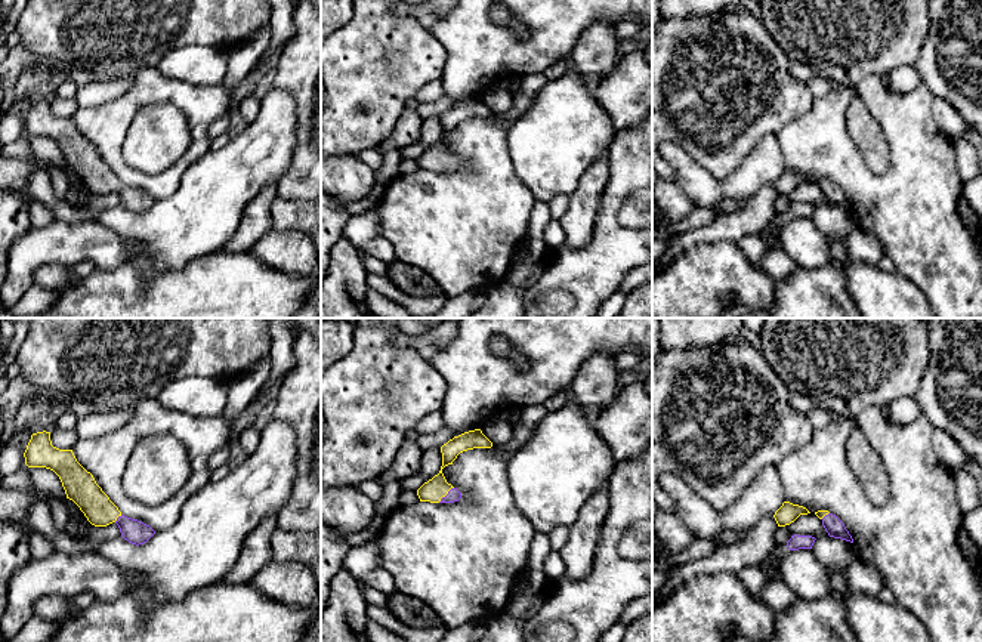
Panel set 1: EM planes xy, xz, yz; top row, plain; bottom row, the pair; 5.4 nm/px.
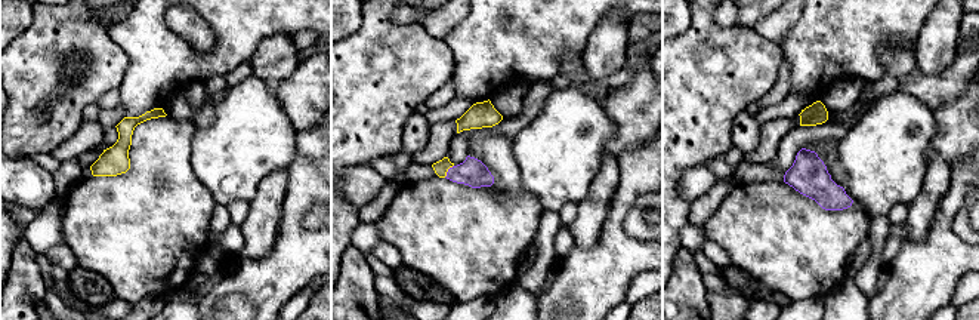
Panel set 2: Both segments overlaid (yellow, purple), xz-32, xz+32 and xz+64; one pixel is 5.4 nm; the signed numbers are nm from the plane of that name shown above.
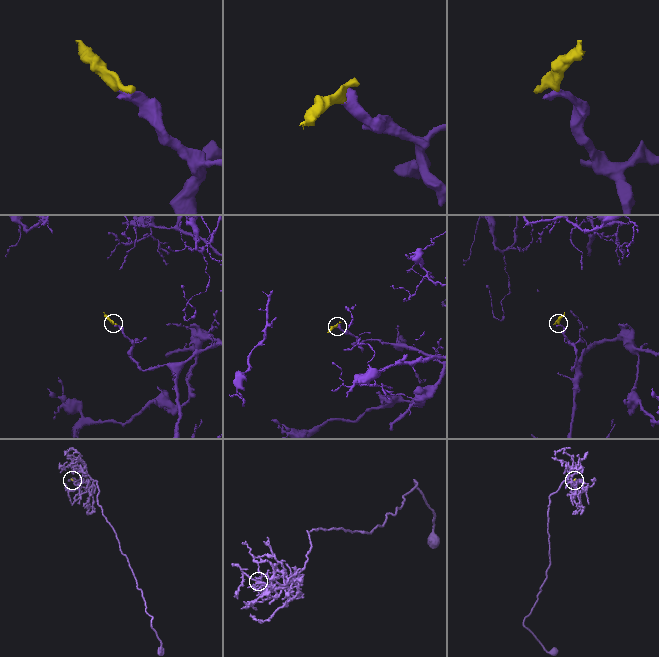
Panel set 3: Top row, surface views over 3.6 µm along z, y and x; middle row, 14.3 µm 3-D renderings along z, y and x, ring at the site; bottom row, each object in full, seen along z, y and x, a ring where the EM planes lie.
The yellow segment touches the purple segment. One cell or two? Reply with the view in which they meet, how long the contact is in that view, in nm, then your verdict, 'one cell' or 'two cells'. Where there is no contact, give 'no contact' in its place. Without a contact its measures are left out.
meets yellow in xz; contact 120 nm long; one cell

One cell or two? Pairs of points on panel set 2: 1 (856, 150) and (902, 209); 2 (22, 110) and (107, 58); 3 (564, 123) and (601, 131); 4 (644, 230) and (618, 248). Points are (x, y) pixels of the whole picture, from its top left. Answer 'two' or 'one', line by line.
1: two
2: one
3: one
4: two

